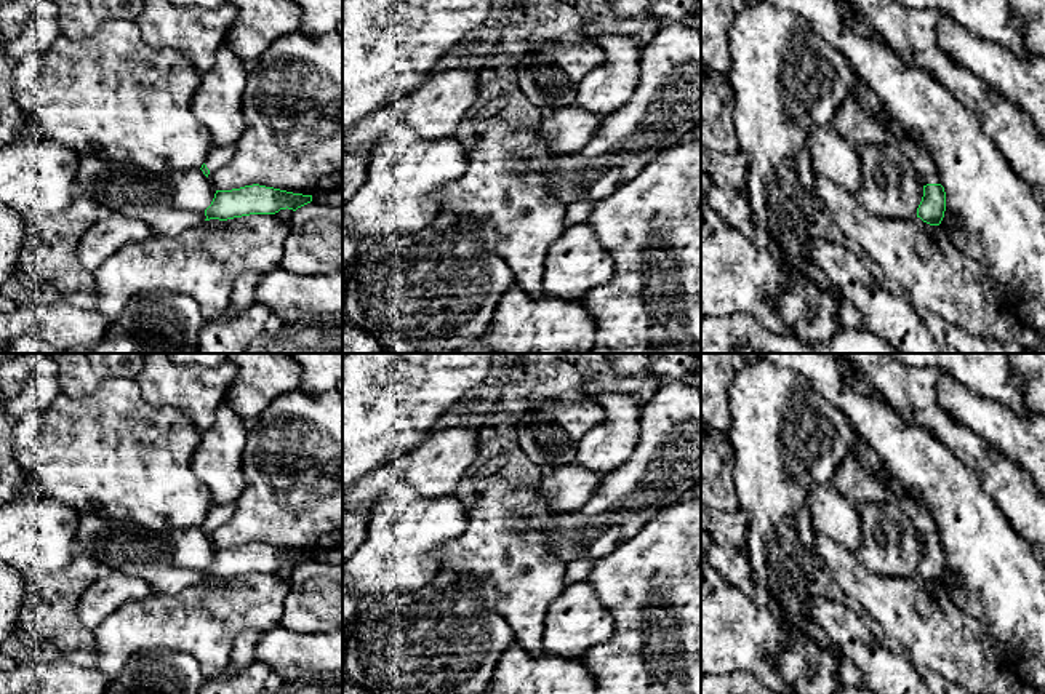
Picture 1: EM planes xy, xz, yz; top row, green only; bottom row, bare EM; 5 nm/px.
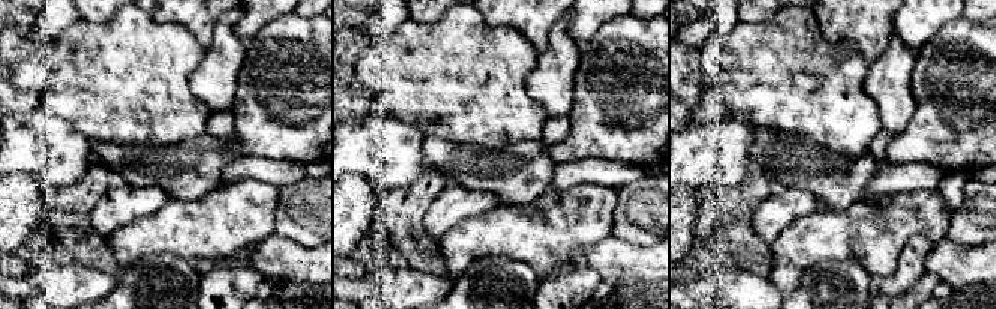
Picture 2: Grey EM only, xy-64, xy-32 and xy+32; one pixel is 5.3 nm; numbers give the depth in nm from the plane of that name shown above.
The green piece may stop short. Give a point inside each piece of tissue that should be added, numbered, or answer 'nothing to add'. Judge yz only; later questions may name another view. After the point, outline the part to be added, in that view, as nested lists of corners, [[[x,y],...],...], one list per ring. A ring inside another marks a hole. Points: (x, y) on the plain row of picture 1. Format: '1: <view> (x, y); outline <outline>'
1: yz (786, 437); outline [[[767,358],[738,365],[730,387],[730,411],[733,483],[738,507],[749,513],[746,553],[765,590],[767,608],[787,630],[787,646],[775,656],[776,672],[791,694],[835,694],[845,688],[837,676],[835,654],[826,648],[807,606],[815,593],[818,563],[808,488],[831,481],[843,457],[855,456],[867,473],[879,475],[899,496],[898,504],[912,520],[923,544],[941,542],[938,526],[931,513],[904,491],[871,445],[853,430],[845,414],[823,398],[802,373]]]

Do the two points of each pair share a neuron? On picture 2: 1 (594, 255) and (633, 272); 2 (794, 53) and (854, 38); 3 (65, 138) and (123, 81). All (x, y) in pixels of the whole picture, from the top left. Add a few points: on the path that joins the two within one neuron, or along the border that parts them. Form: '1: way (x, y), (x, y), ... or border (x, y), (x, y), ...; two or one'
1: way (603, 257), (624, 263); one
2: border (815, 15), (839, 57), (858, 53), (864, 59); two
3: border (47, 108), (65, 117), (92, 141); two

